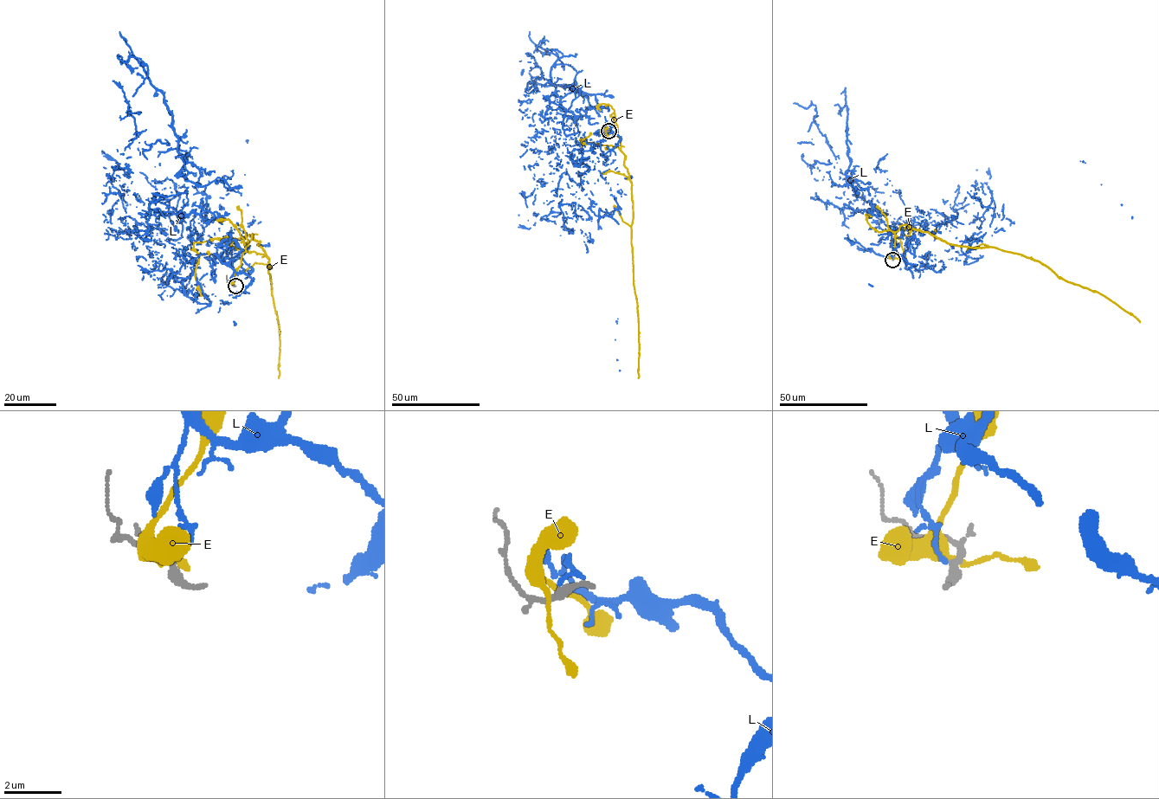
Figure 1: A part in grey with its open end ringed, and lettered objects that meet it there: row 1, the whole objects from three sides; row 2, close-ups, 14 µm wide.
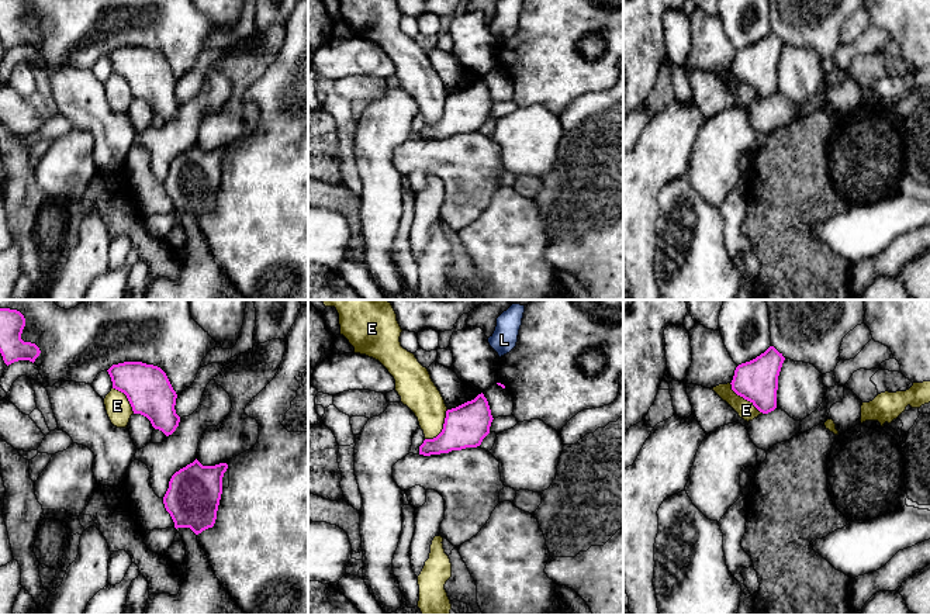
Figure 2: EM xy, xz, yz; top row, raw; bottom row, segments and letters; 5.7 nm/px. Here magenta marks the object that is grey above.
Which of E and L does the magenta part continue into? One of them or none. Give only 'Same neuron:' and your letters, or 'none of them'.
Same neuron: none of them

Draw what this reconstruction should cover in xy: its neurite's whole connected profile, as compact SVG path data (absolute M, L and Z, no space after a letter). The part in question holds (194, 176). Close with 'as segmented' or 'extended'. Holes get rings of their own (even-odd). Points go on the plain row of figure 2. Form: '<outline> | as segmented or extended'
M197 144L176 156L163 182L174 213L190 213L196 220L212 213L228 149L203 151Z | as segmented

